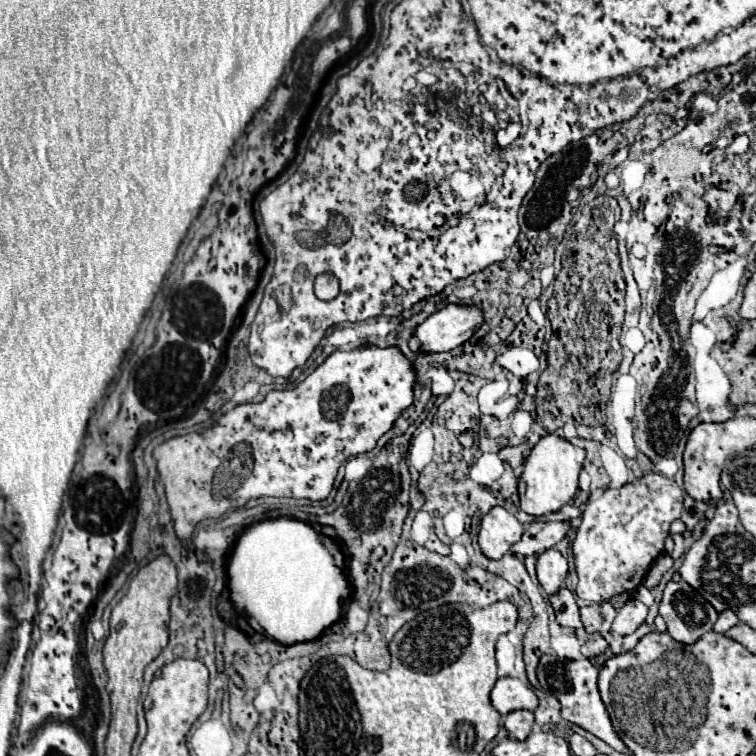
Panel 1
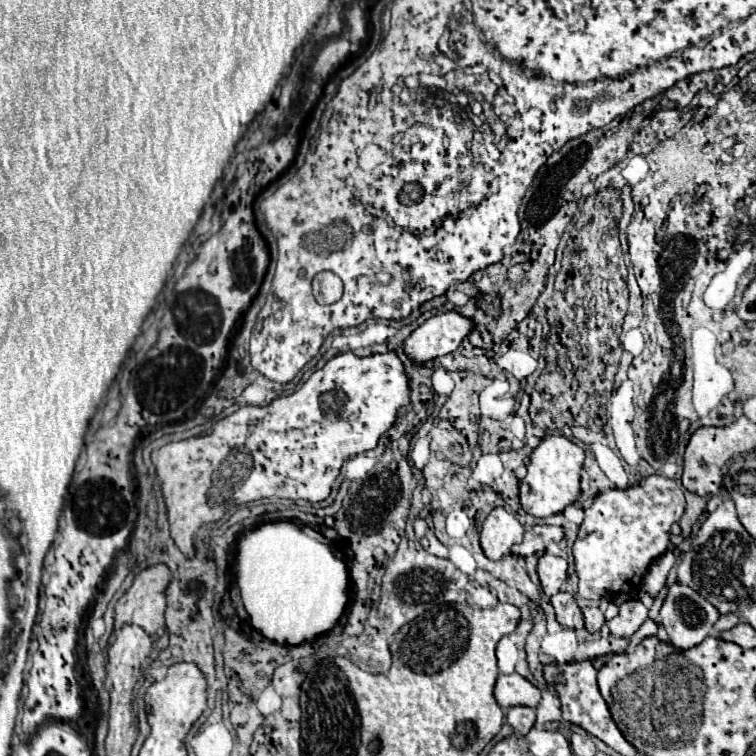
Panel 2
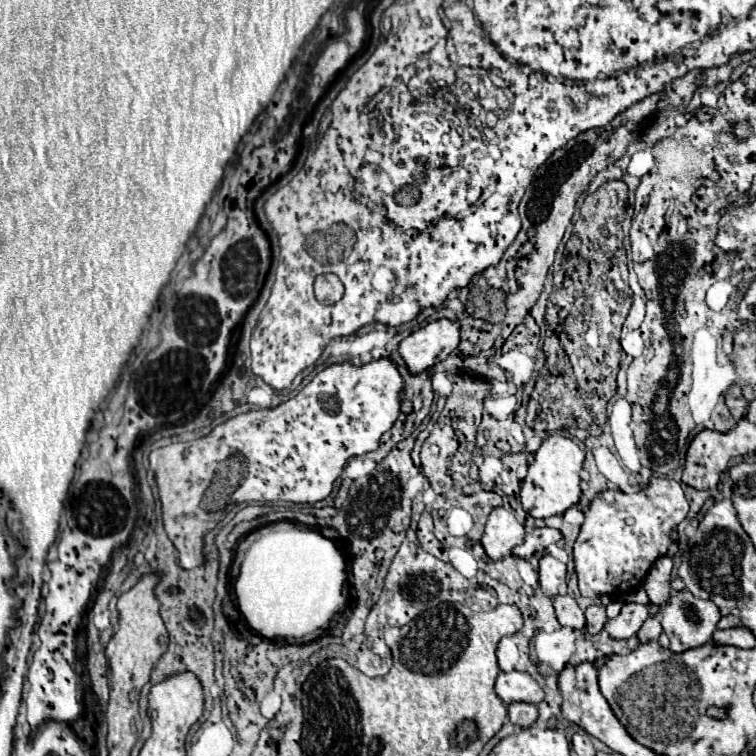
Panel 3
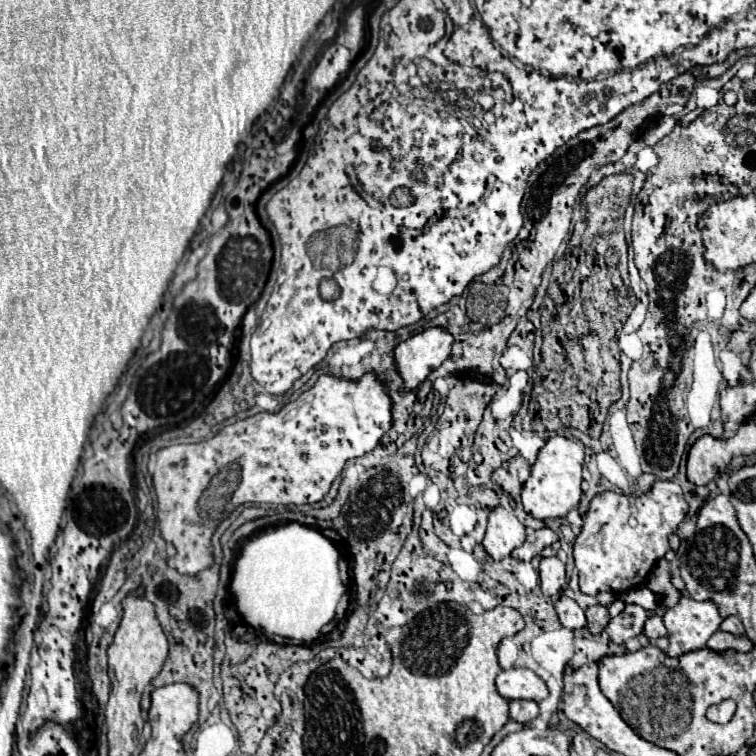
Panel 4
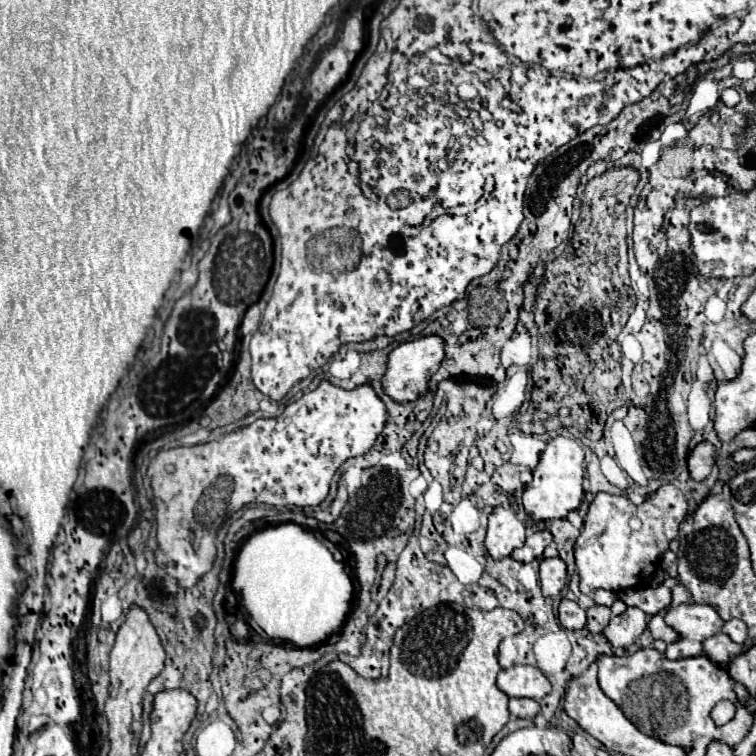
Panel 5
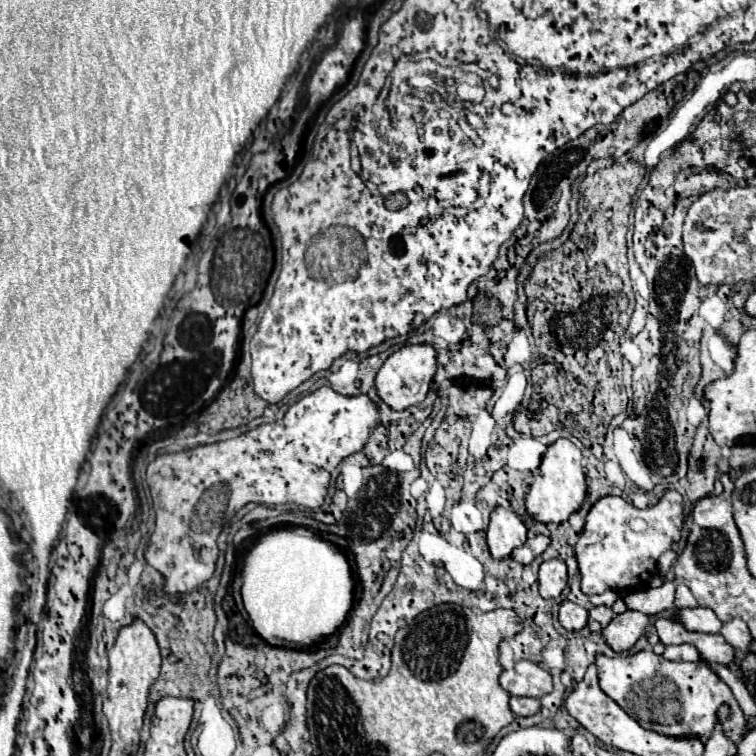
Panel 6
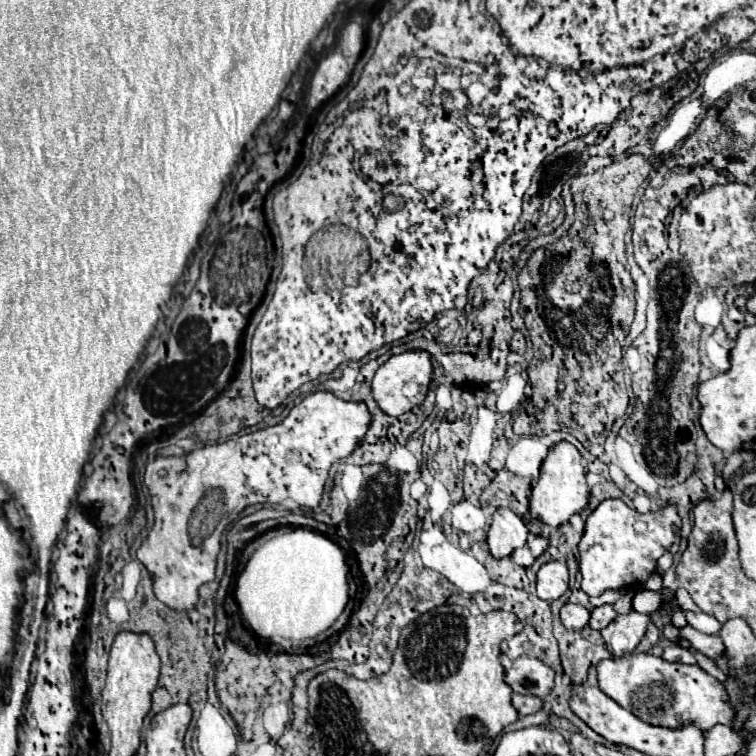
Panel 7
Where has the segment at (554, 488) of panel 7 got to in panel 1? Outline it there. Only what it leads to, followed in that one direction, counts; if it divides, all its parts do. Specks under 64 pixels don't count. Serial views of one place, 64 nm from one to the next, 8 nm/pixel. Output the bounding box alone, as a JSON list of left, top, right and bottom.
[518,434,586,516]

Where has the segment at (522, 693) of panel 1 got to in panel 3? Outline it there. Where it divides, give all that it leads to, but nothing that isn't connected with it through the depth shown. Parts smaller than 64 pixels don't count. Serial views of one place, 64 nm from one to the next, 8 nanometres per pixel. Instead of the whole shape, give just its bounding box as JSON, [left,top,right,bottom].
[496,672,544,706]

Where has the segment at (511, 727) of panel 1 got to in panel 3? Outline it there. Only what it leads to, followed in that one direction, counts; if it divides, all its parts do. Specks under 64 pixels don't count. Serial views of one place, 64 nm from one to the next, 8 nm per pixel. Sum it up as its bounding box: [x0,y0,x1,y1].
[508,702,538,728]

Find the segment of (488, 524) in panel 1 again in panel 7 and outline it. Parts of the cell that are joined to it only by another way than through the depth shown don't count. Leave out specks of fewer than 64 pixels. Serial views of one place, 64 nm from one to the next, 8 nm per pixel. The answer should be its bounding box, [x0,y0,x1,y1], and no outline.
[488,508,528,558]

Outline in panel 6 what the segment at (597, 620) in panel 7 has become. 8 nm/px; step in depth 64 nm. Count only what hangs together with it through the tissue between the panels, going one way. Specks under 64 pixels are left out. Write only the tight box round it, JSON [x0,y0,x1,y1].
[588,606,614,632]

